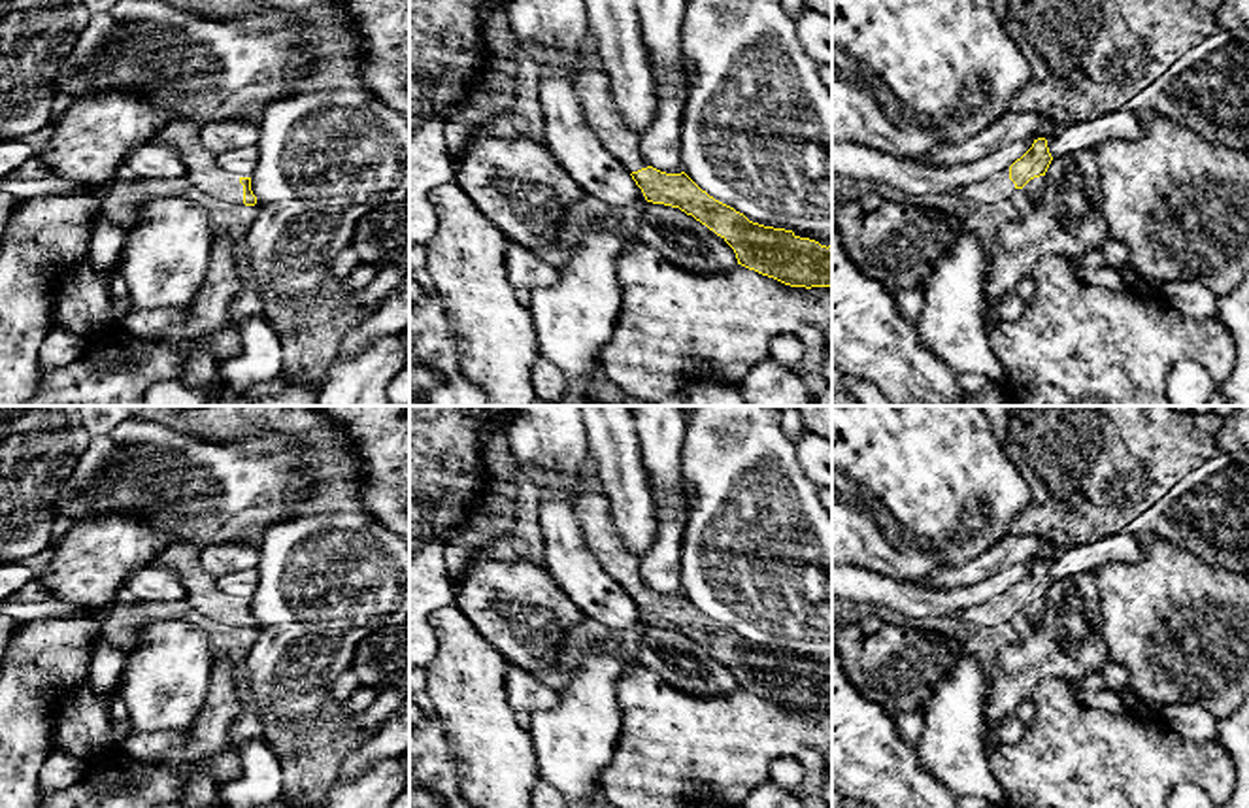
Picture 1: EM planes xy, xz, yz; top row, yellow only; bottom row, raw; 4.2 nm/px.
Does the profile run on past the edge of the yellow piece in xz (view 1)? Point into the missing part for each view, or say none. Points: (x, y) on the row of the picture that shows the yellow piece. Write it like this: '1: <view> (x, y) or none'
1: xz (593, 87)

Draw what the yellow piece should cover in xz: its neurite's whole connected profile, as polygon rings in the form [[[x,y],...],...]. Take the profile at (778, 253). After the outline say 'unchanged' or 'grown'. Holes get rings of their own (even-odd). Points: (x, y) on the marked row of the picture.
[[[581,64],[574,76],[574,91],[589,128],[600,143],[630,172],[647,202],[679,208],[721,236],[736,253],[738,264],[774,278],[791,287],[832,287],[832,245],[800,238],[792,230],[764,227],[749,221],[743,213],[715,200],[702,191],[685,172],[666,174],[647,164],[640,151],[640,136],[628,128],[613,102],[611,79],[604,70]]] | grown

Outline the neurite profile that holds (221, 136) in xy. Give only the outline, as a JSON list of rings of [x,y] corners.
[[[219,121],[200,128],[202,143],[215,155],[258,143],[260,126],[255,121]]]

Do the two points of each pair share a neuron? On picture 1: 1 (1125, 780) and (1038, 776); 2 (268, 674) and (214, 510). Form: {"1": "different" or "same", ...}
{"1": "same", "2": "different"}

